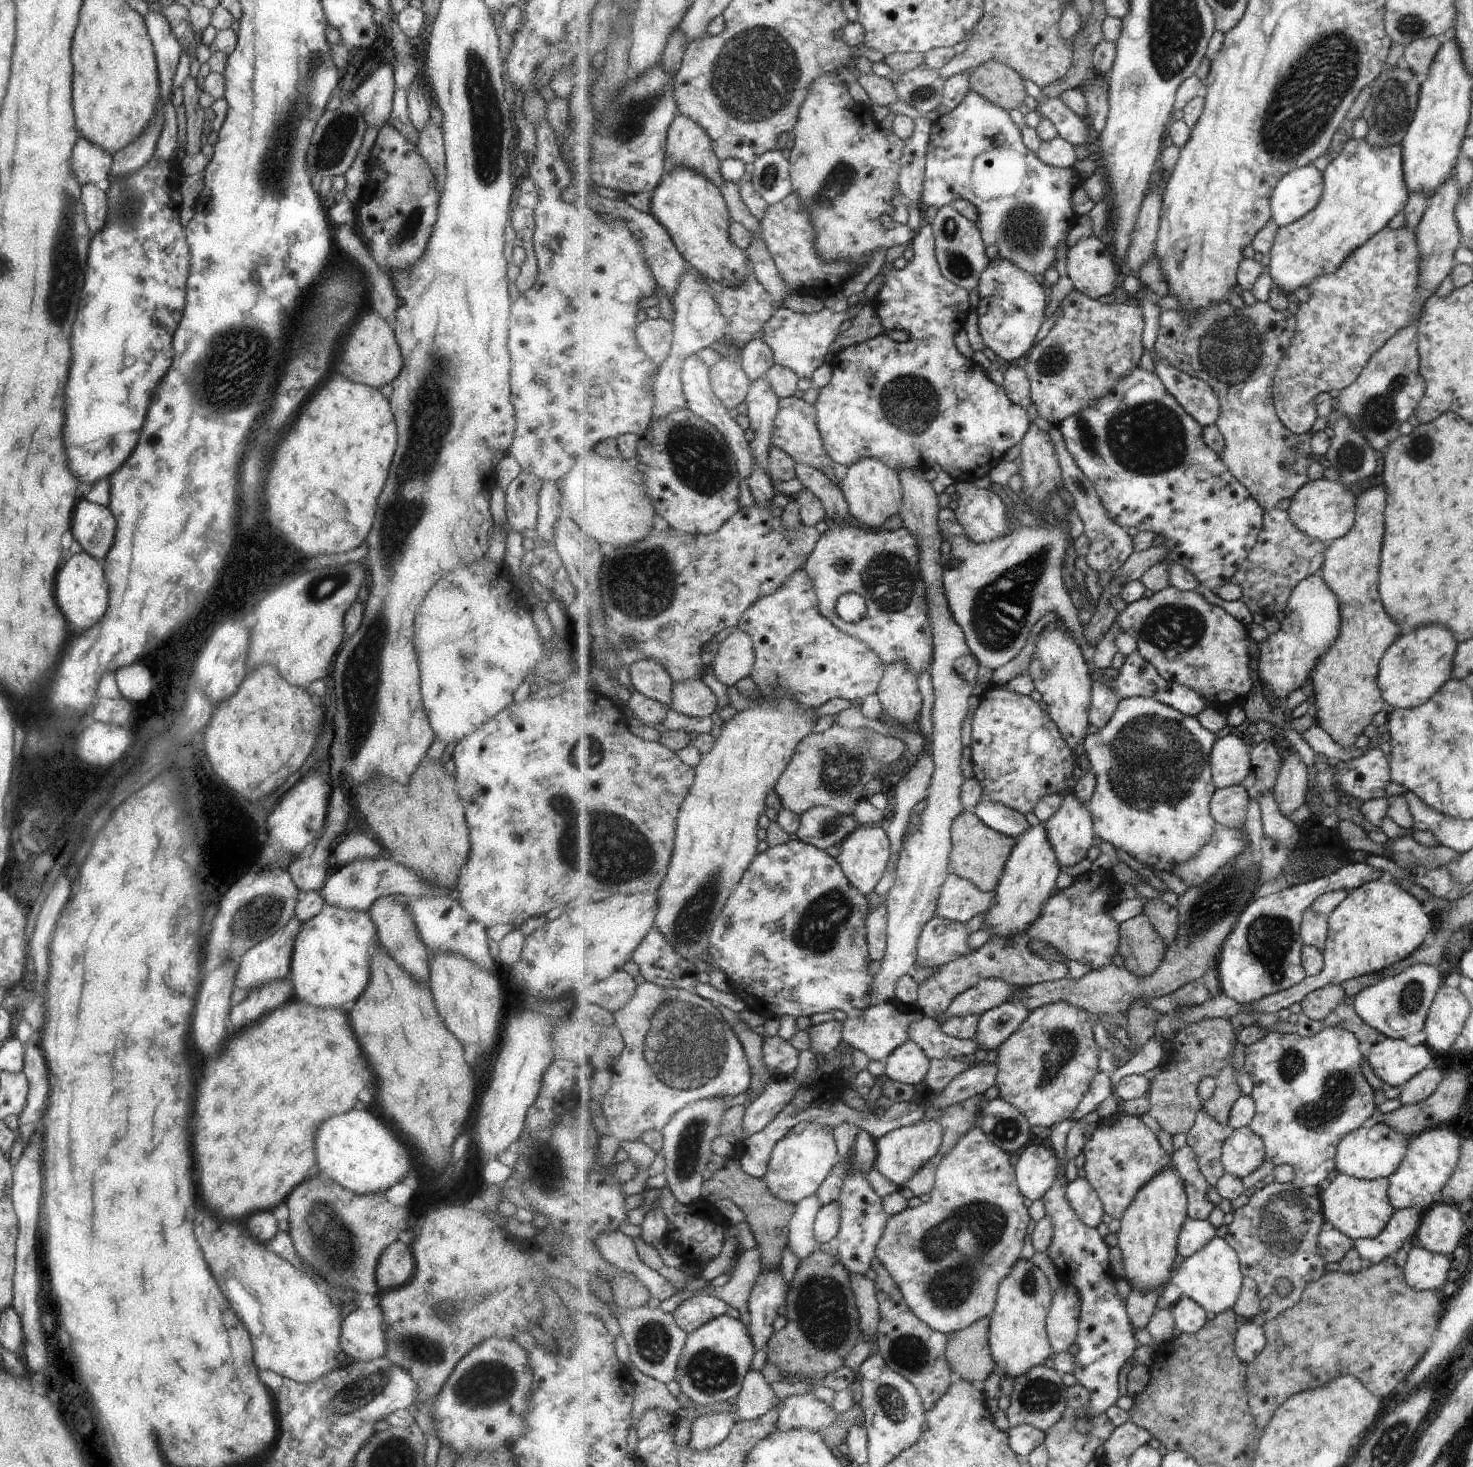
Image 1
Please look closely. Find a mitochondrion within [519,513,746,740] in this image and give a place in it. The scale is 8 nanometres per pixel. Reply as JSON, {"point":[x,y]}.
{"point":[648,577]}

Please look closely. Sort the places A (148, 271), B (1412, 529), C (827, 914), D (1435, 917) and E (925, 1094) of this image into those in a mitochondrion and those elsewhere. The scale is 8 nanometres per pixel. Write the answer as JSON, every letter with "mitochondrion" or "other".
{"A":"other","B":"other","C":"mitochondrion","D":"other","E":"other"}

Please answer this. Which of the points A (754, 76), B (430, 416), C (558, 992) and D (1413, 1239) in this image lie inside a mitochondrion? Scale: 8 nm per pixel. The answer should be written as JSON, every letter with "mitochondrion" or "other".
{"A":"mitochondrion","B":"mitochondrion","C":"mitochondrion","D":"other"}

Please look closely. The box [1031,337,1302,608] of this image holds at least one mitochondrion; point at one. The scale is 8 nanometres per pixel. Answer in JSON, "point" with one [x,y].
{"point":[1148,438]}

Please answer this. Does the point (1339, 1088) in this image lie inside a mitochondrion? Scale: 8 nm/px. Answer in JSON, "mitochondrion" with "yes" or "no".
{"mitochondrion":"yes"}

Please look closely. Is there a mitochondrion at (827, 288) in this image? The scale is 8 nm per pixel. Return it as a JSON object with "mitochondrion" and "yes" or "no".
{"mitochondrion":"no"}

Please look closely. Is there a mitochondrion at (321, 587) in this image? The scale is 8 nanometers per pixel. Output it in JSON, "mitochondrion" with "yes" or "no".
{"mitochondrion":"yes"}

